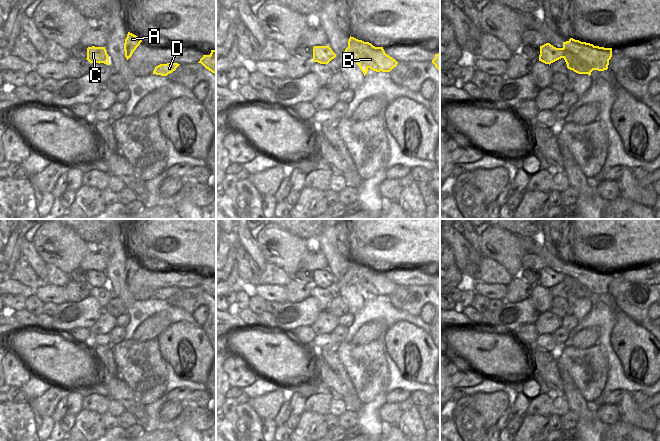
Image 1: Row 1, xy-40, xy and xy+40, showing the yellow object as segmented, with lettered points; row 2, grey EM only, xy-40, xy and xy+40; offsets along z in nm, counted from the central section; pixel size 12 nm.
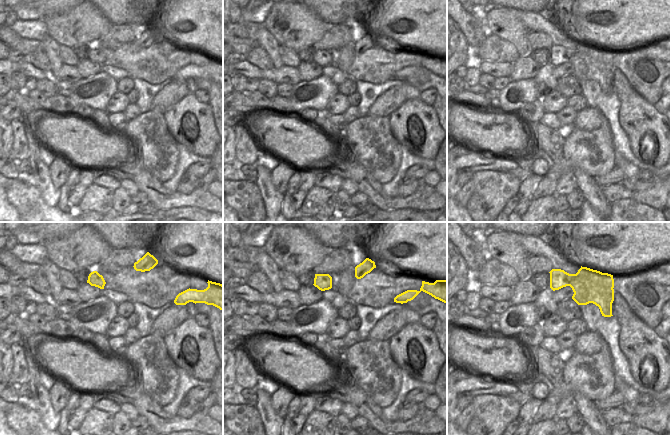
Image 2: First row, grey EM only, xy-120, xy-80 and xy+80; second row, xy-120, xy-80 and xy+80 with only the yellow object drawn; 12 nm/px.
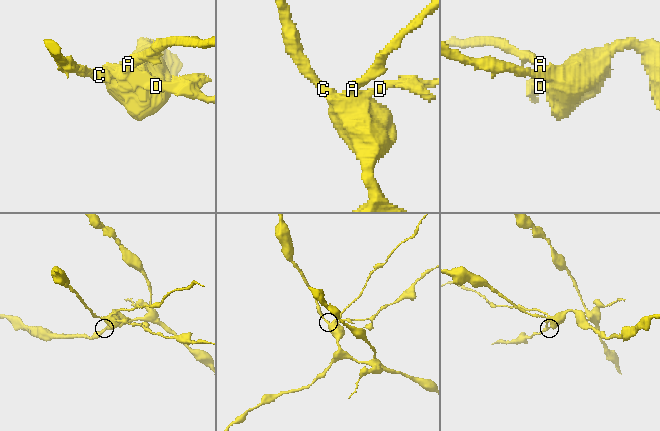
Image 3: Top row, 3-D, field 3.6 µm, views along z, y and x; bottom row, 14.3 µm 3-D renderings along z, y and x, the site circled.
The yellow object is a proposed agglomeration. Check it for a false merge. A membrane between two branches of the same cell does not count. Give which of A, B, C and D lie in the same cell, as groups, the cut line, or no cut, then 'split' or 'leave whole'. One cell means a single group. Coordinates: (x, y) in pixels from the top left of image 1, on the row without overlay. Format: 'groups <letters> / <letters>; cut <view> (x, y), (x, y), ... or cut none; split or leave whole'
groups A B D / C; cut xy+40 (561, 272), (573, 276), (593, 293); split

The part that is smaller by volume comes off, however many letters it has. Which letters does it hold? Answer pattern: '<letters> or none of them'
A, B, D

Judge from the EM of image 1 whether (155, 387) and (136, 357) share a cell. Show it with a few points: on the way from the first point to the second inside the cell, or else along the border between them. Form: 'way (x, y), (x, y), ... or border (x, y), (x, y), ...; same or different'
way (148, 380), (139, 364); same

